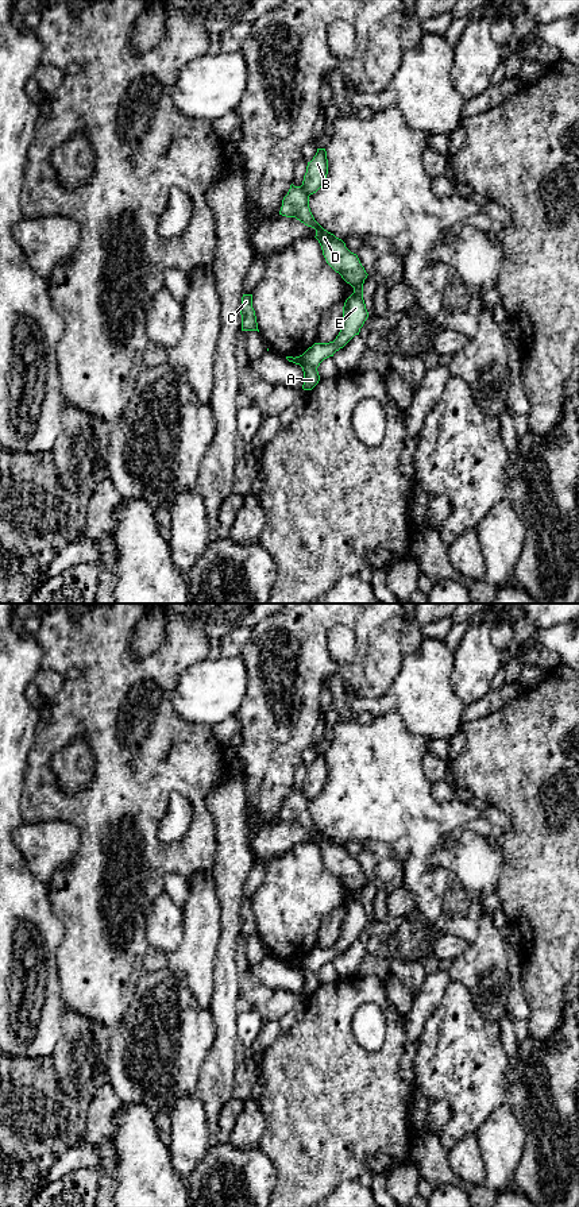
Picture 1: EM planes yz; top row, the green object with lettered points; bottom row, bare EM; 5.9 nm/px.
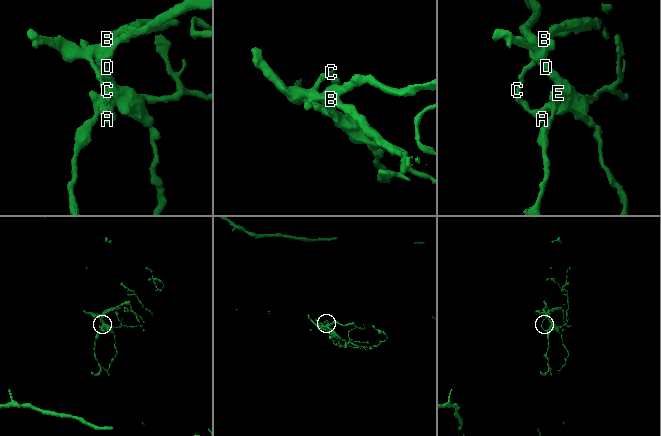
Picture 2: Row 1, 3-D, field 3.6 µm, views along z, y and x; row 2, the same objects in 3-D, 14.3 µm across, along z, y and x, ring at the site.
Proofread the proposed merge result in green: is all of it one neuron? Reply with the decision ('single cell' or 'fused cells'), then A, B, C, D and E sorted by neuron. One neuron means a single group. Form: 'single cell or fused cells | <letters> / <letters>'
fused cells | A B C / D E

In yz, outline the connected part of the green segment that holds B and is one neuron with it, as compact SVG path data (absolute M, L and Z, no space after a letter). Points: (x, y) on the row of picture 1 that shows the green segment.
M317 149L316 155L308 162L304 176L302 188L310 196L324 184L328 174L328 159L325 149Z

